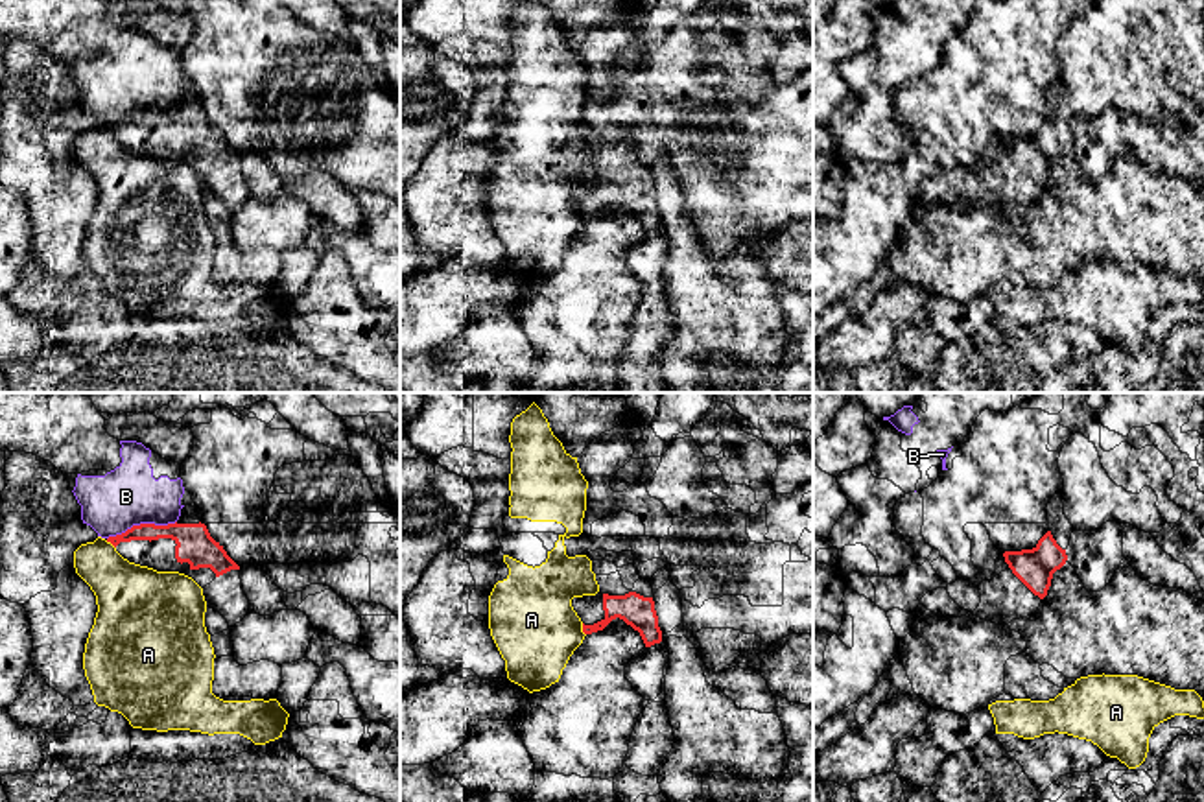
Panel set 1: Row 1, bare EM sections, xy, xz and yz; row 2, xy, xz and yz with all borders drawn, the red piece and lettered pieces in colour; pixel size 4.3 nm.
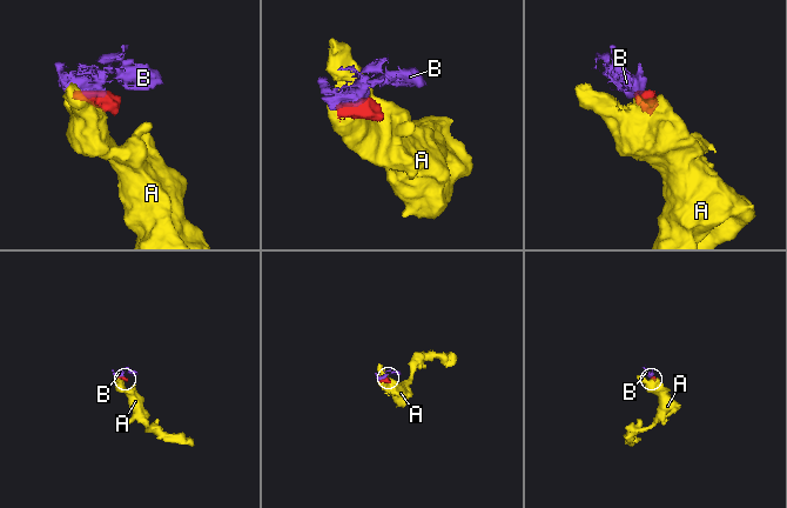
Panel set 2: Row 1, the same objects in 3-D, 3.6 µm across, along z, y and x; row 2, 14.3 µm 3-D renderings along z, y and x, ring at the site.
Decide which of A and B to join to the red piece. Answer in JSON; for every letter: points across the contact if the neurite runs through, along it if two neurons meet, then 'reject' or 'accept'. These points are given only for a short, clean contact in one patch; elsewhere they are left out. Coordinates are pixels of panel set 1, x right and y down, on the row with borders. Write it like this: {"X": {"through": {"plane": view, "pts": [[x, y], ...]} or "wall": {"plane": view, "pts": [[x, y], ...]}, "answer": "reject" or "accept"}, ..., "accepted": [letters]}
{"A": {"answer": "reject"}, "B": {"wall": {"plane": "xy", "pts": [[176, 520], [166, 524], [133, 524], [107, 539]]}, "answer": "reject"}, "accepted": []}

